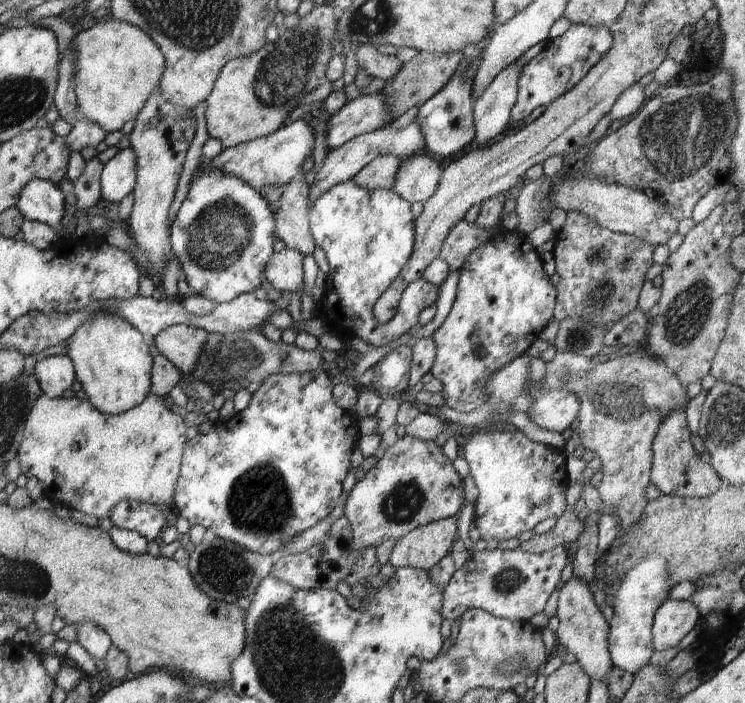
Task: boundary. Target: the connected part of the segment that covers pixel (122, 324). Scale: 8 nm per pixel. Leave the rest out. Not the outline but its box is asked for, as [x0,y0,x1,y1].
[66,310,153,415]

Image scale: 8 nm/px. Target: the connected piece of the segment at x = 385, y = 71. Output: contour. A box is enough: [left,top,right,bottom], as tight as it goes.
[356,45,404,82]

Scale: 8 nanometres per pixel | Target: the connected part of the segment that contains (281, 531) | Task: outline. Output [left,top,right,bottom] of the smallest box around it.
[174,367,359,555]

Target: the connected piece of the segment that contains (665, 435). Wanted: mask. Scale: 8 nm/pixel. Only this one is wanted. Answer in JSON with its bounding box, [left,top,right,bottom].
[651,410,723,498]

